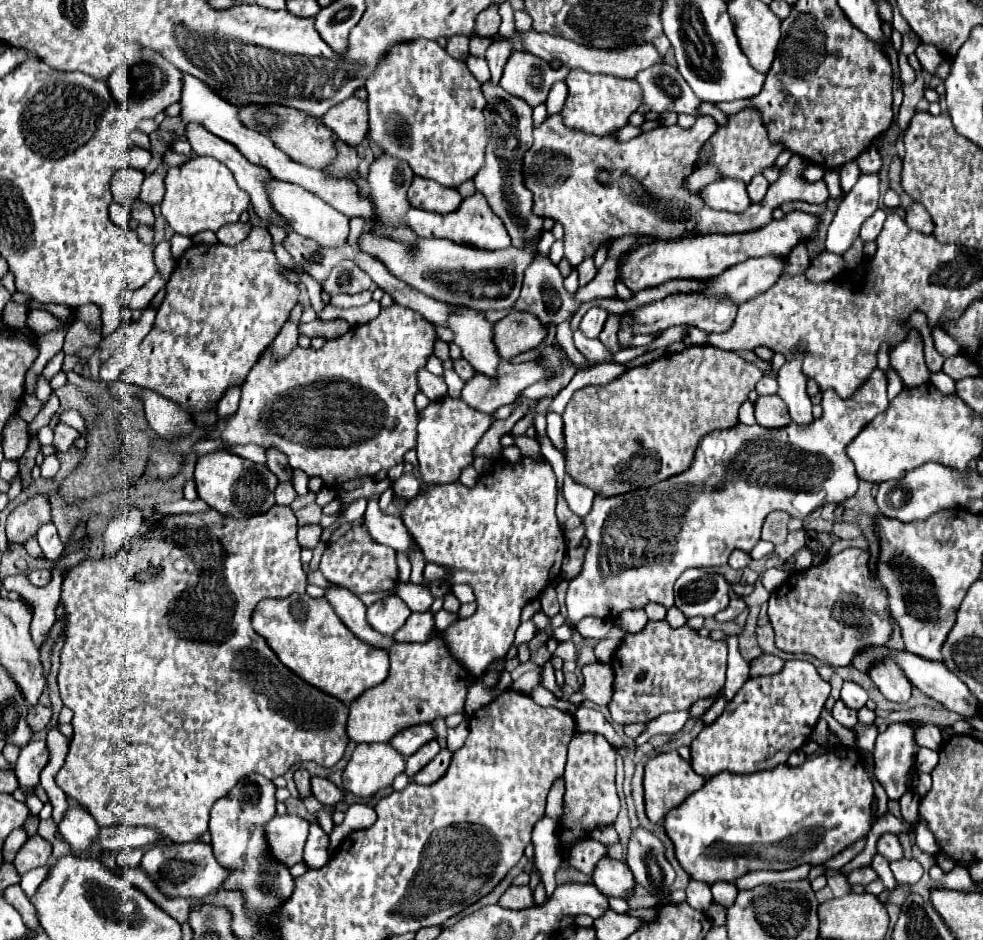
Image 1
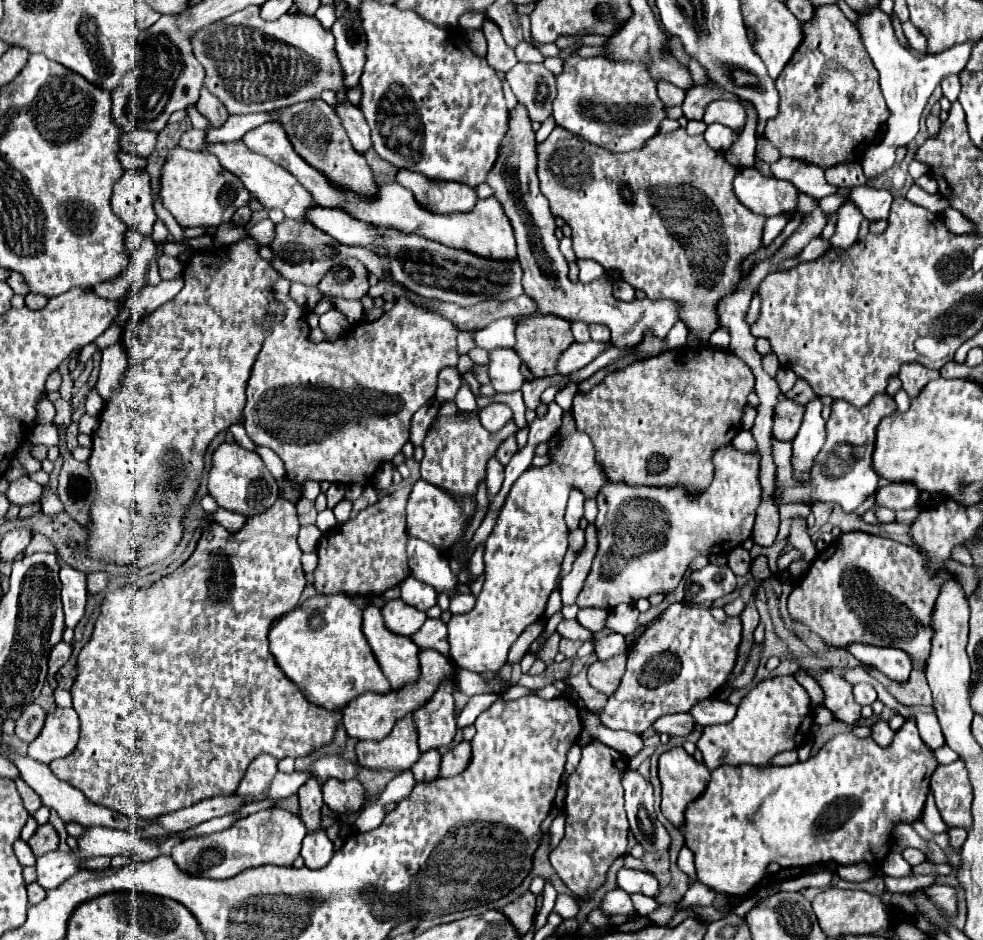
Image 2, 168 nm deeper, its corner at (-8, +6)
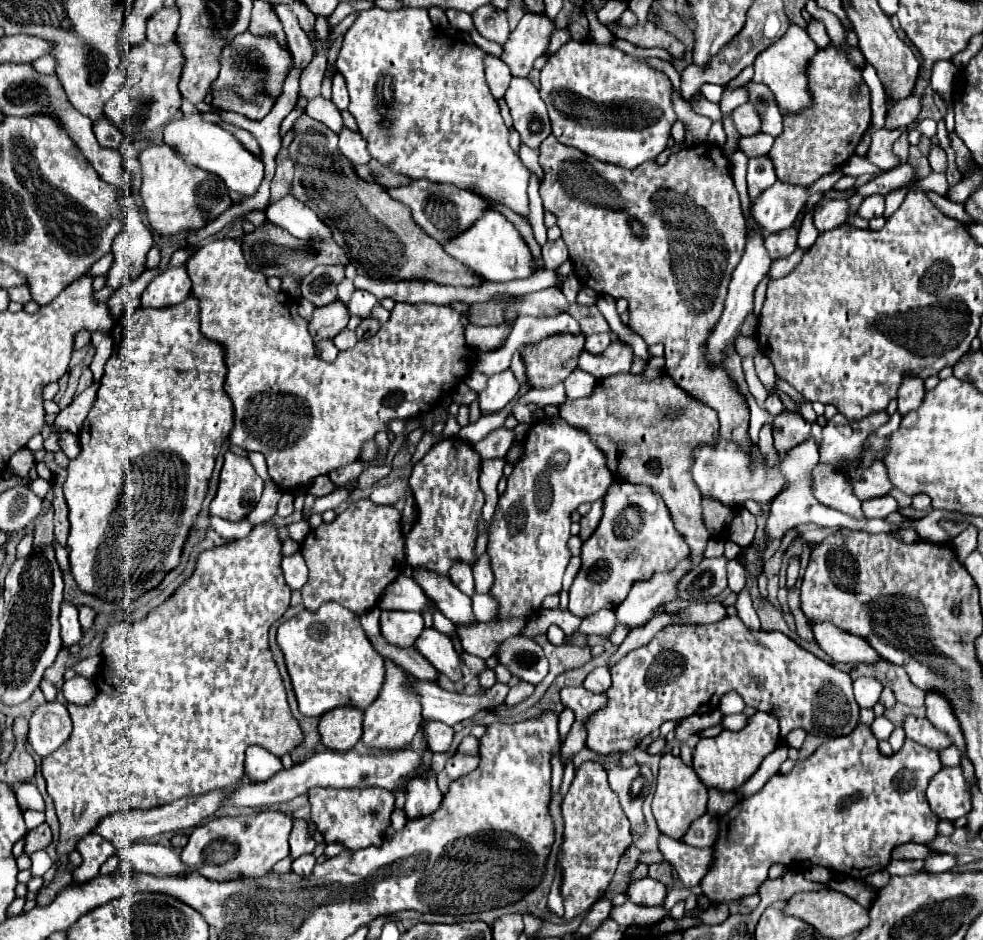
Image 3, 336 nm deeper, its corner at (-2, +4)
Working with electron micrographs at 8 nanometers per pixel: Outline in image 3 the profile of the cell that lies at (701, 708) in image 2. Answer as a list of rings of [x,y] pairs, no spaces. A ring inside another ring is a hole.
[[[739,713],[739,715],[723,715],[723,719],[721,719],[721,727],[731,729],[731,731],[739,731],[745,723],[747,723],[747,717],[743,713]]]

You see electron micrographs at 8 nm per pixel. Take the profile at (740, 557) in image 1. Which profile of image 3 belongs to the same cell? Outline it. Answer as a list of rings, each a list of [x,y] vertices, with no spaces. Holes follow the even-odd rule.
[[[729,559],[727,563],[727,579],[729,579],[729,589],[739,593],[745,587],[745,569],[739,559]]]

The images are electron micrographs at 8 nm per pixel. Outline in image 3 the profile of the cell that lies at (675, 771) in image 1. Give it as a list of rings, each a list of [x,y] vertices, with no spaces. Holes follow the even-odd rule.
[[[665,753],[659,761],[659,775],[653,797],[653,815],[657,819],[661,833],[673,839],[681,839],[689,829],[691,821],[703,817],[705,813],[707,813],[707,787],[703,785],[703,781],[699,781],[697,773],[681,761],[681,757]]]

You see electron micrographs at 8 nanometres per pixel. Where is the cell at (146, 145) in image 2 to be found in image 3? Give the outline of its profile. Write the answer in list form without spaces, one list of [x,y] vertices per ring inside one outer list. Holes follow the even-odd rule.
[[[101,117],[95,125],[93,125],[93,131],[97,135],[97,141],[103,145],[103,147],[111,147],[111,149],[119,149],[125,135],[119,133],[119,129],[115,129],[115,125],[111,125],[105,117]]]

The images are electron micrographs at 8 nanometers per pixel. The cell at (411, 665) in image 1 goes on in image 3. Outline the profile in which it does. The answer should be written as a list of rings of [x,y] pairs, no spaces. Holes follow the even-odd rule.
[[[337,707],[321,717],[321,743],[333,751],[349,751],[363,735],[363,711],[357,707]]]

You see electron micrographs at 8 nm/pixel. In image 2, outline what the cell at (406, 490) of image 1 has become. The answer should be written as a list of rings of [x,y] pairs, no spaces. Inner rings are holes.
[[[411,487],[395,489],[393,493],[379,499],[373,509],[371,505],[357,513],[343,525],[323,533],[317,543],[319,565],[313,571],[313,587],[317,593],[331,595],[343,593],[349,597],[383,593],[409,577],[407,565],[407,531],[405,531],[405,503]]]

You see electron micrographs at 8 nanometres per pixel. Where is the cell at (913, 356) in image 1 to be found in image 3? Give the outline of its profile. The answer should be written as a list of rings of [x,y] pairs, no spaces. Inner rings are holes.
[[[907,377],[907,381],[903,381],[903,385],[899,387],[897,393],[897,401],[899,401],[899,413],[905,415],[913,409],[917,409],[923,401],[925,395],[925,385],[921,377]]]

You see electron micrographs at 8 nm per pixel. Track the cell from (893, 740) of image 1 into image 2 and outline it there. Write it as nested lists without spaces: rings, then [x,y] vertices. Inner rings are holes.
[[[905,723],[893,739],[891,747],[879,747],[871,737],[857,737],[853,733],[839,733],[833,737],[829,743],[823,745],[823,749],[817,753],[817,757],[807,759],[805,763],[795,763],[787,767],[751,767],[751,765],[741,765],[741,767],[731,767],[731,765],[721,765],[711,773],[709,787],[705,789],[705,795],[693,807],[687,811],[687,823],[685,823],[685,841],[689,843],[689,849],[695,855],[695,869],[697,869],[697,881],[707,885],[709,889],[717,893],[727,893],[727,895],[743,895],[749,893],[751,889],[757,887],[757,883],[763,879],[767,865],[777,861],[781,867],[807,867],[807,865],[819,865],[819,863],[837,863],[837,865],[853,865],[853,863],[867,863],[867,865],[881,865],[883,859],[889,853],[889,839],[893,833],[893,827],[897,823],[907,823],[911,825],[913,821],[919,821],[923,815],[925,807],[925,797],[929,793],[929,779],[933,771],[937,769],[937,759],[925,743],[921,743],[921,737],[917,735],[917,727],[913,723]]]

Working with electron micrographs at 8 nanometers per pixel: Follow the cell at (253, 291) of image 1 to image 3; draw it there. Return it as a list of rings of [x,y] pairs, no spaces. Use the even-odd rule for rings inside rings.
[[[189,293],[189,297],[179,305],[171,305],[171,307],[163,307],[163,309],[139,307],[133,315],[129,315],[125,319],[125,327],[119,335],[119,341],[115,343],[113,355],[105,364],[104,375],[100,381],[99,391],[97,391],[97,399],[95,399],[87,419],[79,431],[81,453],[77,459],[73,459],[69,463],[69,467],[67,467],[69,475],[67,475],[67,481],[63,485],[65,499],[69,505],[69,521],[71,521],[71,531],[69,531],[69,539],[67,539],[69,563],[71,563],[73,577],[83,591],[93,593],[93,595],[103,597],[103,599],[109,599],[109,601],[117,599],[117,601],[129,603],[129,601],[137,599],[141,593],[157,587],[163,581],[163,577],[179,565],[183,543],[185,543],[189,529],[195,523],[195,517],[197,517],[201,503],[205,499],[207,481],[213,473],[215,457],[217,457],[223,441],[229,437],[229,433],[233,429],[233,403],[223,389],[225,377],[227,377],[225,349],[217,341],[203,337],[203,333],[199,329],[199,299],[193,297],[193,293]]]

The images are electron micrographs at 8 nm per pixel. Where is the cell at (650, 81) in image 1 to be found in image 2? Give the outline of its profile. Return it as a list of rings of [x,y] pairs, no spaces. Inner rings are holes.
[[[721,101],[711,103],[705,111],[705,123],[721,123],[733,131],[741,131],[745,125],[745,109],[739,101]]]

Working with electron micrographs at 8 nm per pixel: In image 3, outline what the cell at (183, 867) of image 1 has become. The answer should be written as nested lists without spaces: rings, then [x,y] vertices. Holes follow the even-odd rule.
[[[267,811],[257,815],[219,817],[207,825],[199,825],[189,835],[189,843],[181,851],[181,861],[189,871],[195,871],[207,879],[229,881],[237,877],[261,877],[273,869],[273,865],[289,857],[289,833],[291,817],[281,811]]]

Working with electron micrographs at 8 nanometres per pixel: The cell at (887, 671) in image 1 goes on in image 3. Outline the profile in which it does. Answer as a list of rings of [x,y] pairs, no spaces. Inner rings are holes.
[[[809,621],[809,625],[813,627],[813,633],[815,633],[815,639],[817,639],[819,647],[833,661],[839,661],[839,663],[867,663],[867,665],[881,661],[879,653],[875,653],[875,649],[871,649],[871,645],[867,645],[865,639],[861,639],[857,635],[841,633],[841,629],[837,629],[831,623]]]

